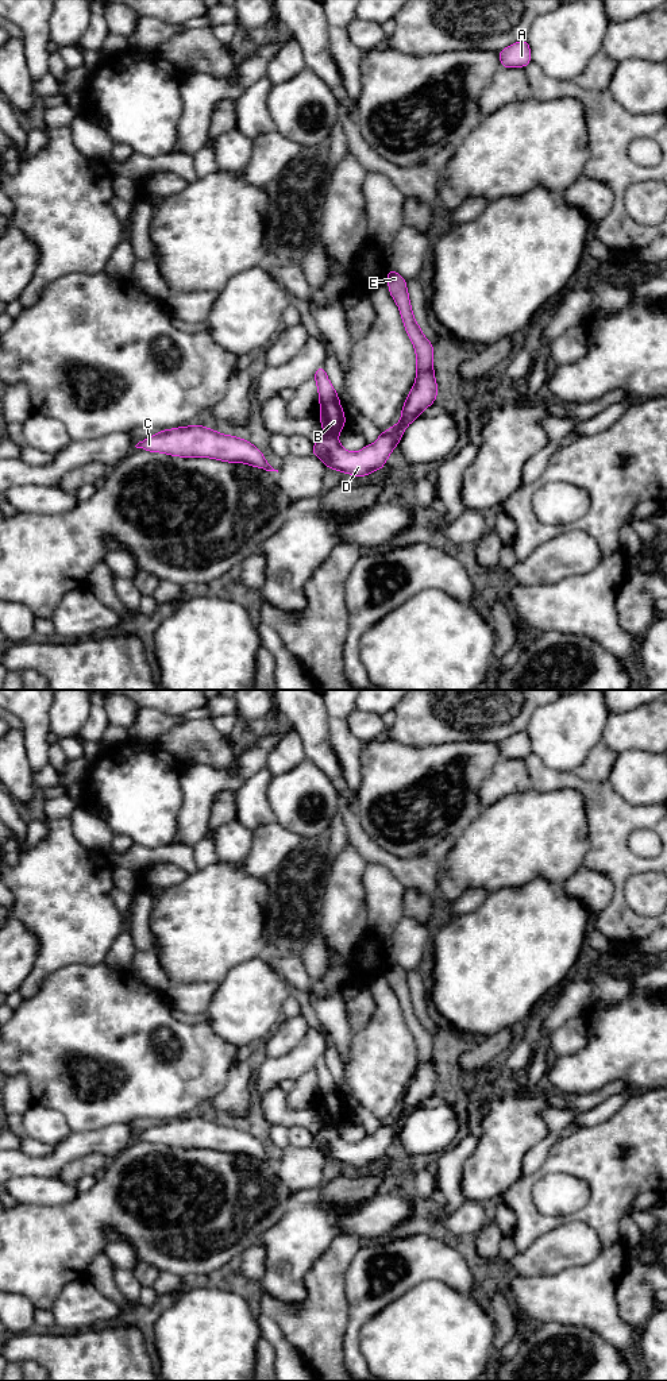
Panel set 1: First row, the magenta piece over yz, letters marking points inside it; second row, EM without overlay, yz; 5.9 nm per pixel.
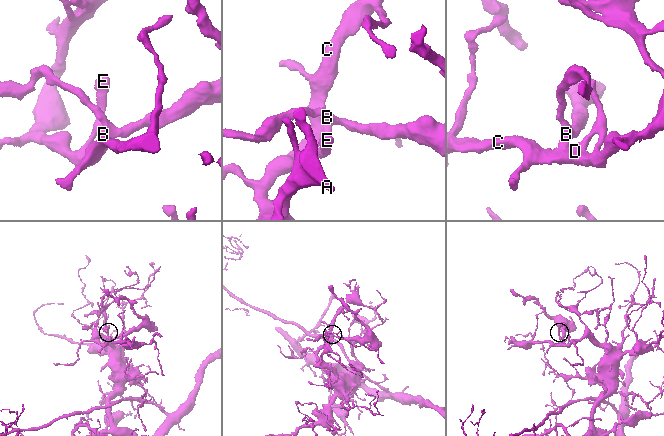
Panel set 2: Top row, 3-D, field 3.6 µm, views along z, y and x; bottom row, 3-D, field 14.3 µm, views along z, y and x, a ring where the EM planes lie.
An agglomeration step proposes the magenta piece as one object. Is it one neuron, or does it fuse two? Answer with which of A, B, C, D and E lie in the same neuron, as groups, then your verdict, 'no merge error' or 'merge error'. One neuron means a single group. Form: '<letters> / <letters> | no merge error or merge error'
A C D E / B | merge error

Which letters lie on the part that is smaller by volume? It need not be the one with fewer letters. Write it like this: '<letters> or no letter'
B

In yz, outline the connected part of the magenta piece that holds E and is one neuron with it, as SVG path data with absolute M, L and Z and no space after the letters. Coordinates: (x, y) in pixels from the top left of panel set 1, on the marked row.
M388 269L388 286L416 350L416 381L402 405L401 420L388 431L381 432L374 444L367 444L358 452L344 450L338 436L331 435L323 435L313 443L312 450L312 454L321 459L327 468L355 477L366 477L381 470L392 451L398 445L406 427L419 418L420 413L431 406L437 396L437 382L433 373L433 344L423 335L421 325L415 321L406 279L393 269Z

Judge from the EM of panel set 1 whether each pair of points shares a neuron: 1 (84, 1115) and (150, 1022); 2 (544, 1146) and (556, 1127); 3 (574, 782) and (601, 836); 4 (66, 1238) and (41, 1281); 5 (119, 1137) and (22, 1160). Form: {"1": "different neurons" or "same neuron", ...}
{"1": "same neuron", "2": "same neuron", "3": "same neuron", "4": "same neuron", "5": "same neuron"}

